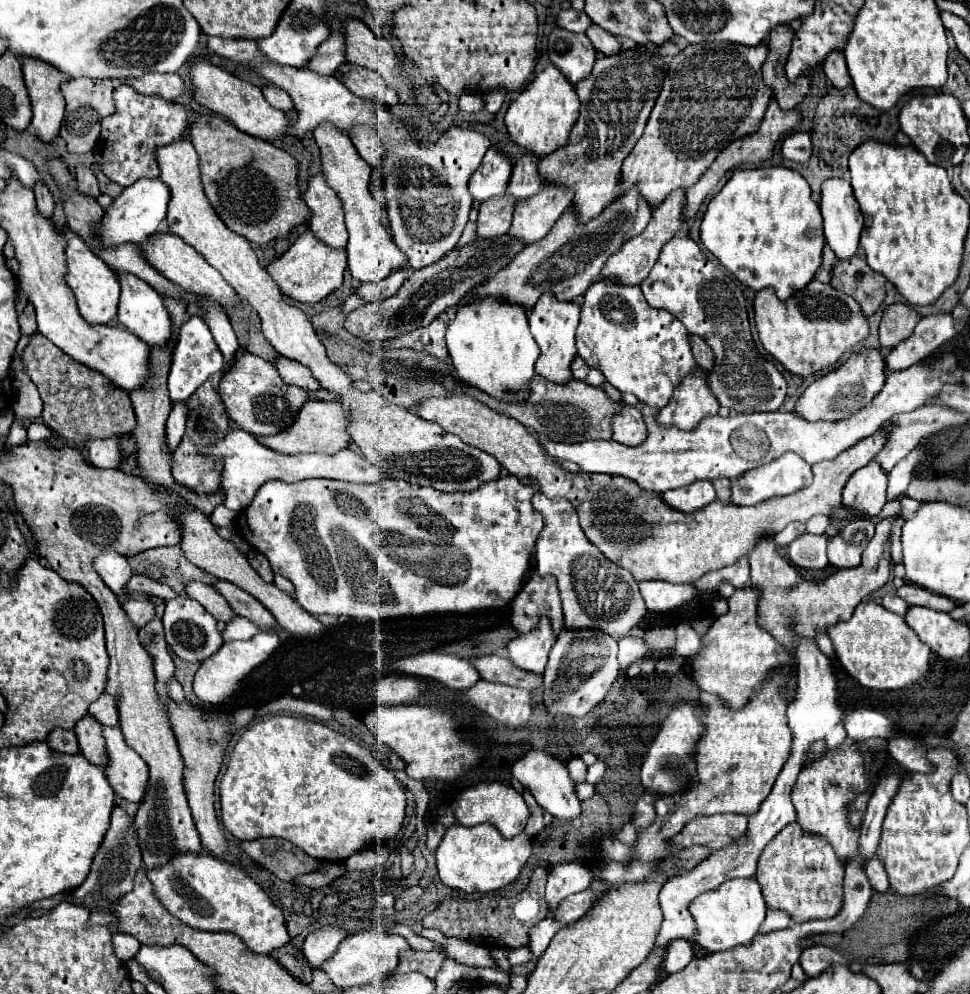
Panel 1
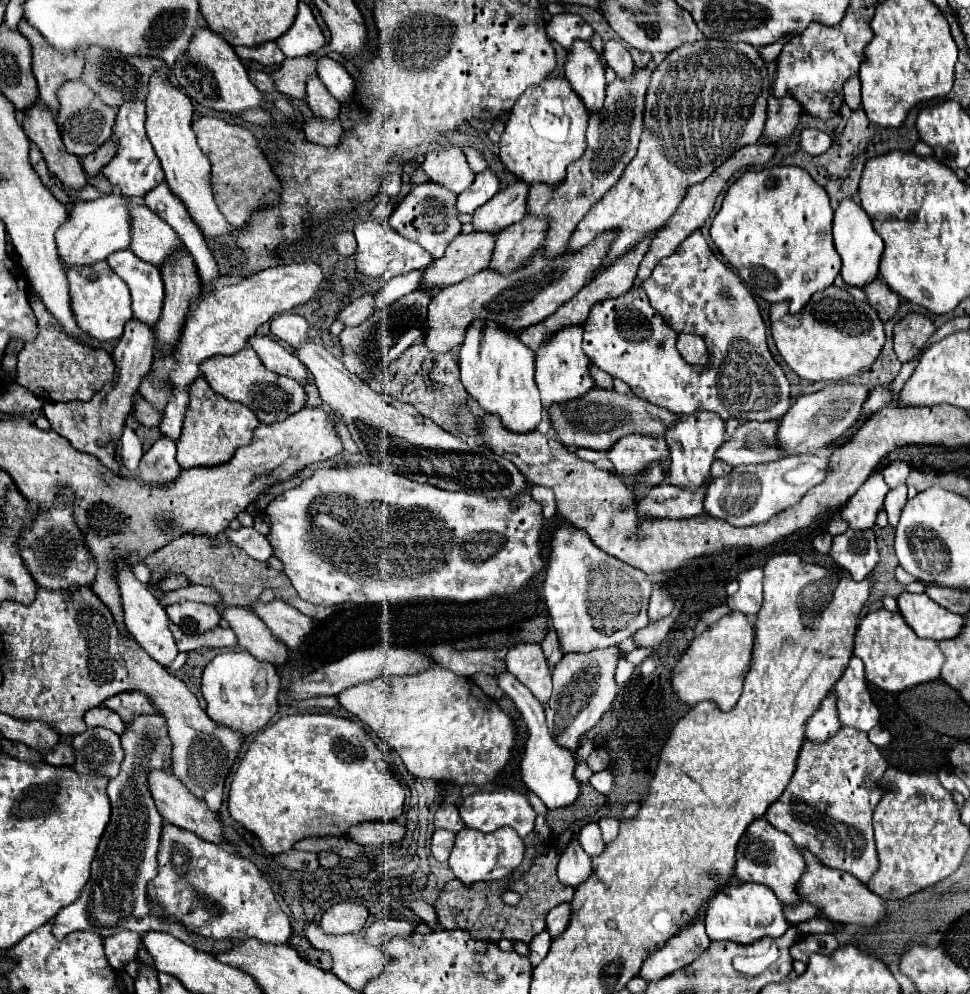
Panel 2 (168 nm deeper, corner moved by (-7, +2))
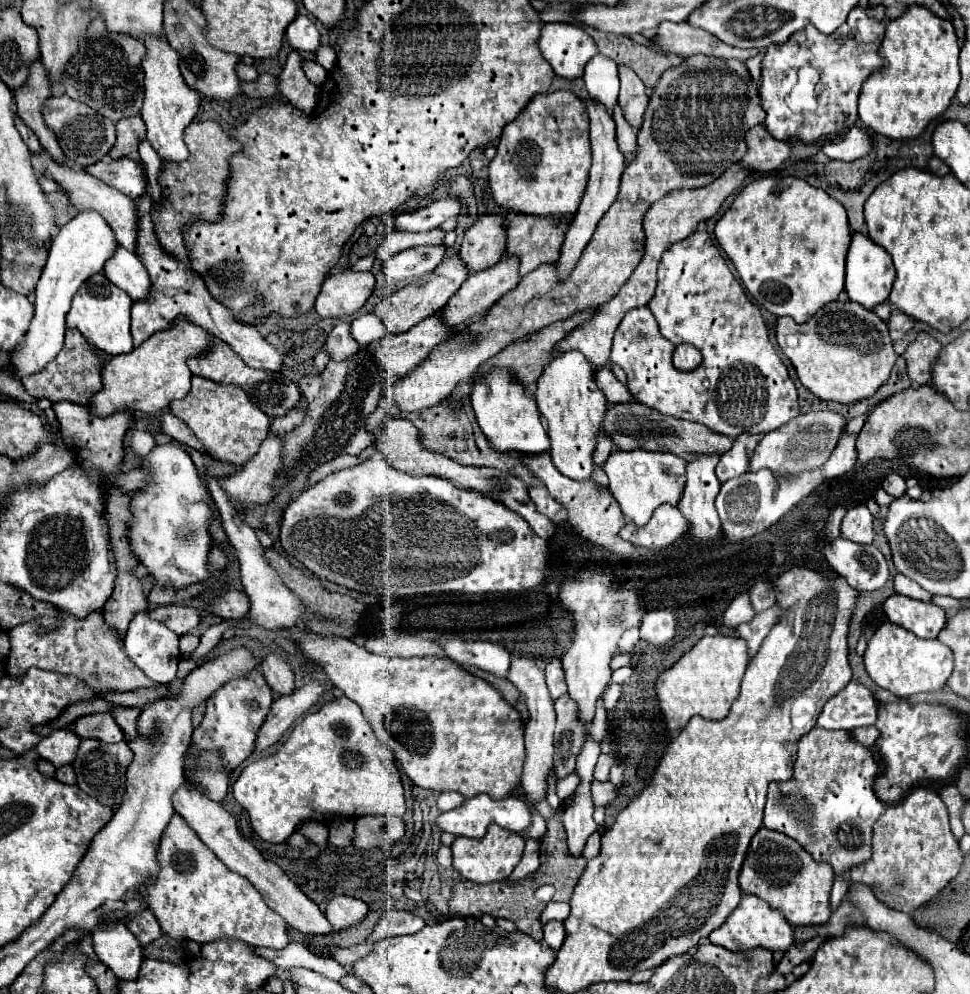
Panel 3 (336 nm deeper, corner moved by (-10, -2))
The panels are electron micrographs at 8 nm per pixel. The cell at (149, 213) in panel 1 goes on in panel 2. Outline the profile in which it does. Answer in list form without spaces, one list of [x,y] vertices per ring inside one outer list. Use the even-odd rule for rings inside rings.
[[[108,194],[92,202],[74,202],[70,206],[70,216],[56,232],[56,244],[64,270],[70,270],[72,266],[90,266],[106,260],[112,252],[126,250],[130,246],[128,198],[122,194]]]

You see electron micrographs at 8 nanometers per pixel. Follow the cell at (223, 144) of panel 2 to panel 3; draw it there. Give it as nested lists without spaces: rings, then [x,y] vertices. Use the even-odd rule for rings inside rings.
[[[193,122],[185,130],[185,142],[191,150],[191,158],[185,164],[165,164],[163,182],[167,184],[167,204],[155,210],[157,216],[157,240],[161,248],[183,262],[185,266],[191,266],[189,252],[183,238],[183,228],[193,220],[209,220],[219,222],[223,218],[225,208],[225,196],[227,196],[227,184],[231,176],[231,156],[241,150],[241,144],[237,144],[235,138],[231,138],[217,122]]]

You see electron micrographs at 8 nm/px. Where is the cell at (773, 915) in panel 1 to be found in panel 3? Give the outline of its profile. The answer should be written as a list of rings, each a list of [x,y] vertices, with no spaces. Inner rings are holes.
[[[835,876],[835,884],[833,884],[833,890],[831,890],[831,910],[835,910],[841,902],[843,902],[843,898],[845,898],[845,894],[847,894],[847,882],[849,882],[849,876]]]

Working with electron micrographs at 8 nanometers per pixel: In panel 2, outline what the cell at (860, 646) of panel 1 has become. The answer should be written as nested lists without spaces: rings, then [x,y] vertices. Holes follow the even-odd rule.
[[[888,610],[870,612],[860,620],[854,656],[864,662],[866,680],[886,692],[902,692],[906,688],[936,680],[946,660],[936,640],[922,640],[914,636],[914,632],[910,632],[910,626],[902,620],[902,614]]]

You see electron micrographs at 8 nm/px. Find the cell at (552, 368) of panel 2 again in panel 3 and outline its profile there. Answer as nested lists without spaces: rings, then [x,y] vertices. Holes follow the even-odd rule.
[[[565,352],[563,356],[553,358],[543,374],[537,380],[535,400],[539,404],[539,412],[545,416],[549,424],[549,440],[551,440],[551,458],[557,470],[571,480],[585,480],[593,474],[593,450],[597,444],[601,416],[605,414],[607,400],[605,394],[595,386],[593,380],[595,368],[581,352]]]

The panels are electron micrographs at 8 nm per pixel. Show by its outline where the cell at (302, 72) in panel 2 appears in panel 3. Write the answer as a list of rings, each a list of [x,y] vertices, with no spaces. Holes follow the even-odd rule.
[[[261,74],[253,84],[243,82],[243,94],[251,98],[269,98],[279,94],[279,80],[271,74]]]

